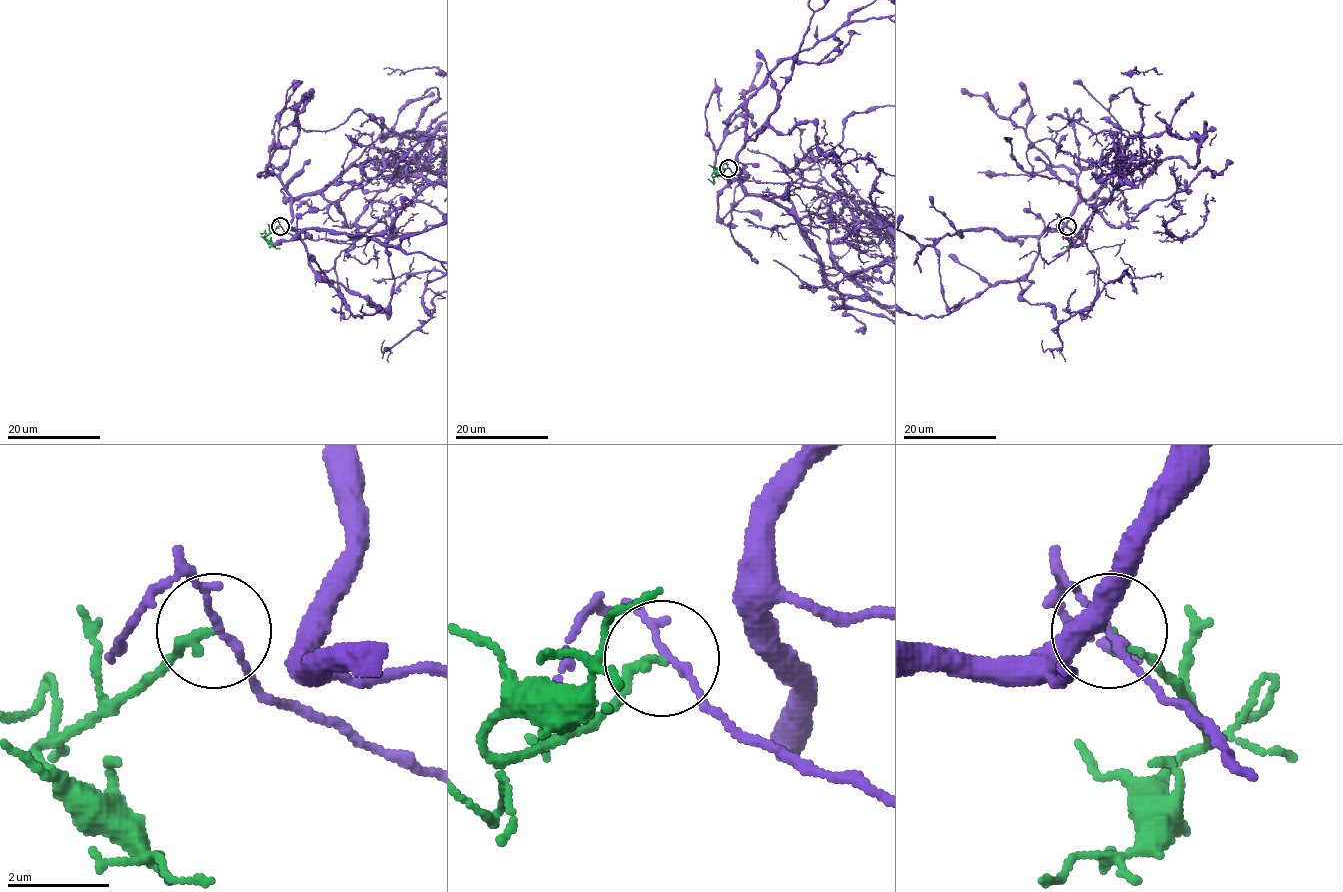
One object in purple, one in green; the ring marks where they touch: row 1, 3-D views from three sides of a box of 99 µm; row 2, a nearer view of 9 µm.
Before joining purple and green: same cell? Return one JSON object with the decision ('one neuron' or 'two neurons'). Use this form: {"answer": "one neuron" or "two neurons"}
{"answer": "two neurons"}

